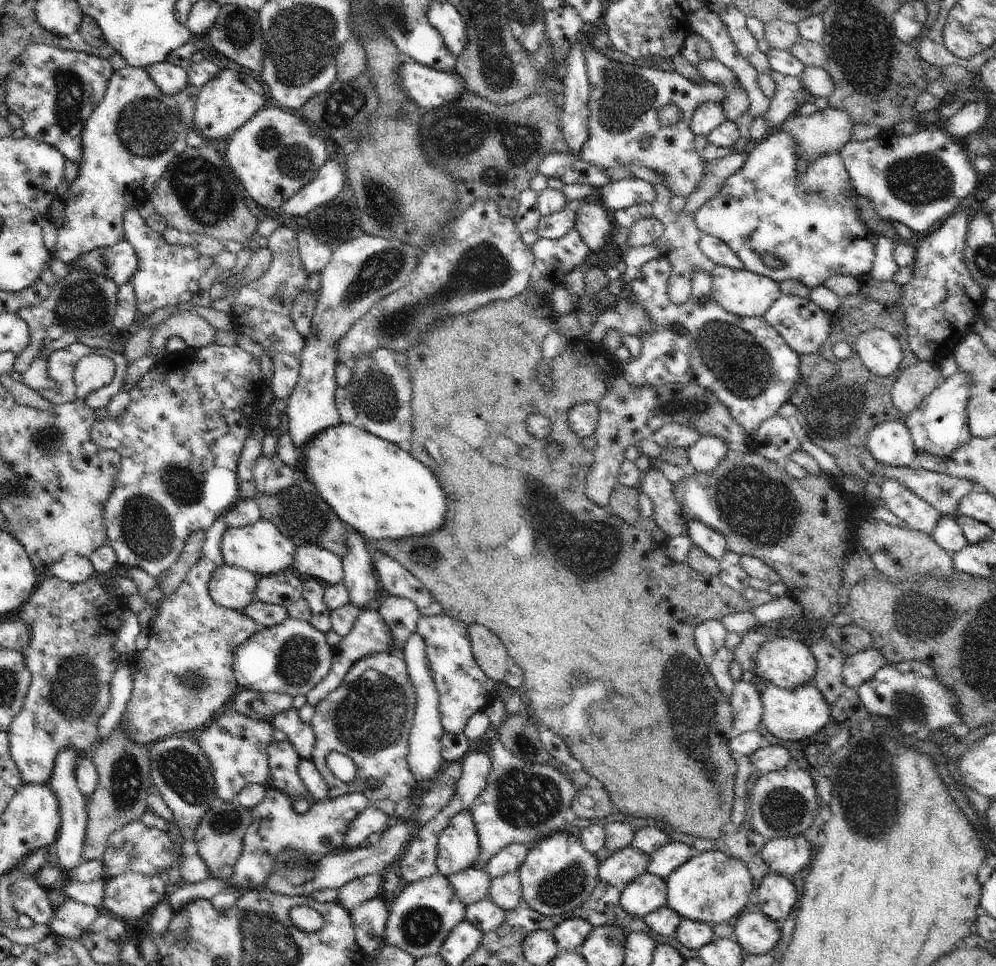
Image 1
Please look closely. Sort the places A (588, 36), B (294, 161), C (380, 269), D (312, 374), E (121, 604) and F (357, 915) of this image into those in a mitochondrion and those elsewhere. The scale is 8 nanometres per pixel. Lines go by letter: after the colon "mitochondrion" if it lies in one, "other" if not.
A: other
B: mitochondrion
C: mitochondrion
D: other
E: other
F: other

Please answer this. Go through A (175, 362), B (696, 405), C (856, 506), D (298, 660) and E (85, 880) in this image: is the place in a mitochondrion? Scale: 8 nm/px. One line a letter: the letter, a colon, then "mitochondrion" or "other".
A: other
B: mitochondrion
C: other
D: mitochondrion
E: other

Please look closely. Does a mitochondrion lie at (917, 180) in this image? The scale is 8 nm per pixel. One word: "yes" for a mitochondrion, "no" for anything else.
yes

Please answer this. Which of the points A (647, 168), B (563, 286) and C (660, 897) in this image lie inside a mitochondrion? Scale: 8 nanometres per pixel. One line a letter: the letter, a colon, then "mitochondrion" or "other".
A: other
B: other
C: other

